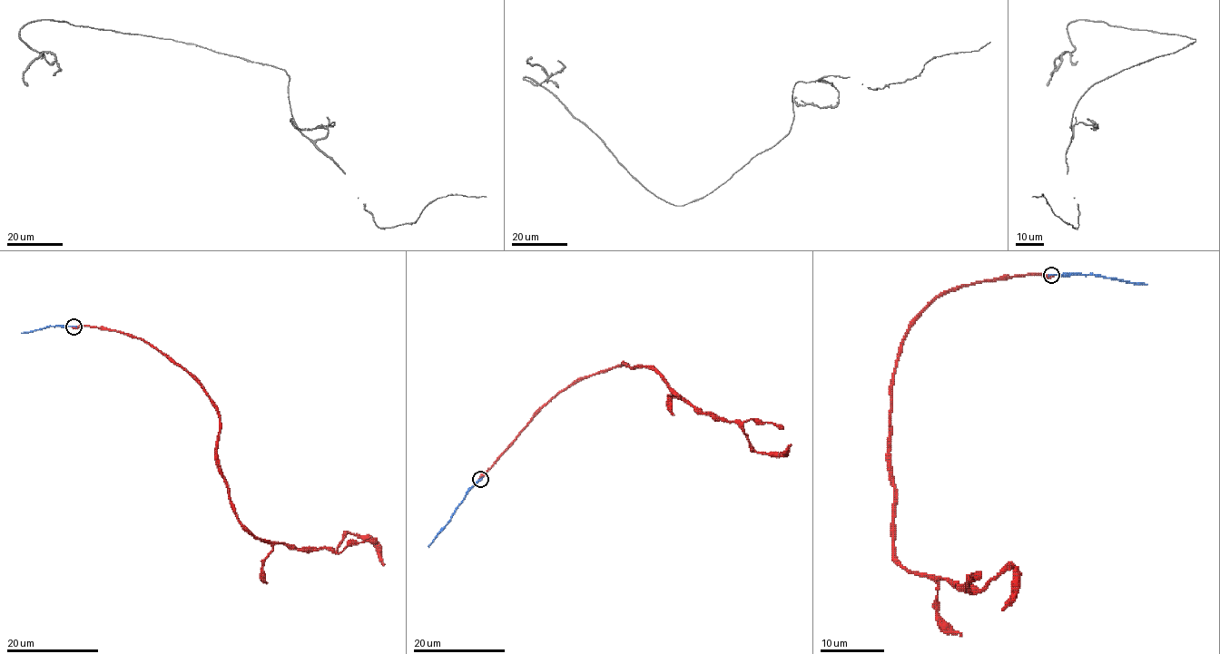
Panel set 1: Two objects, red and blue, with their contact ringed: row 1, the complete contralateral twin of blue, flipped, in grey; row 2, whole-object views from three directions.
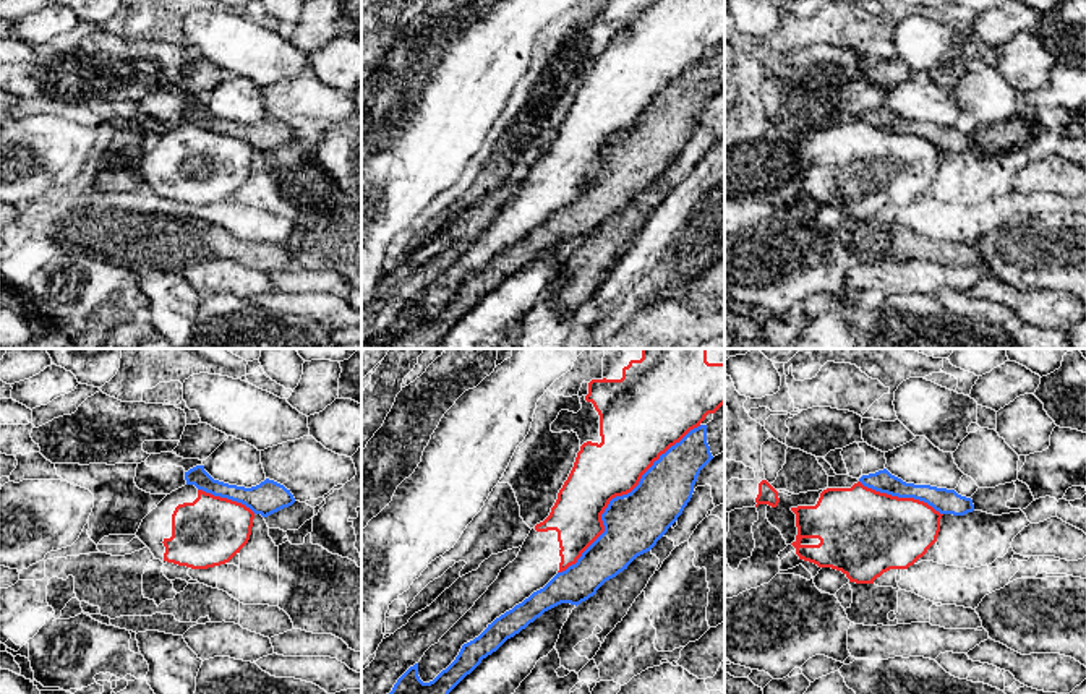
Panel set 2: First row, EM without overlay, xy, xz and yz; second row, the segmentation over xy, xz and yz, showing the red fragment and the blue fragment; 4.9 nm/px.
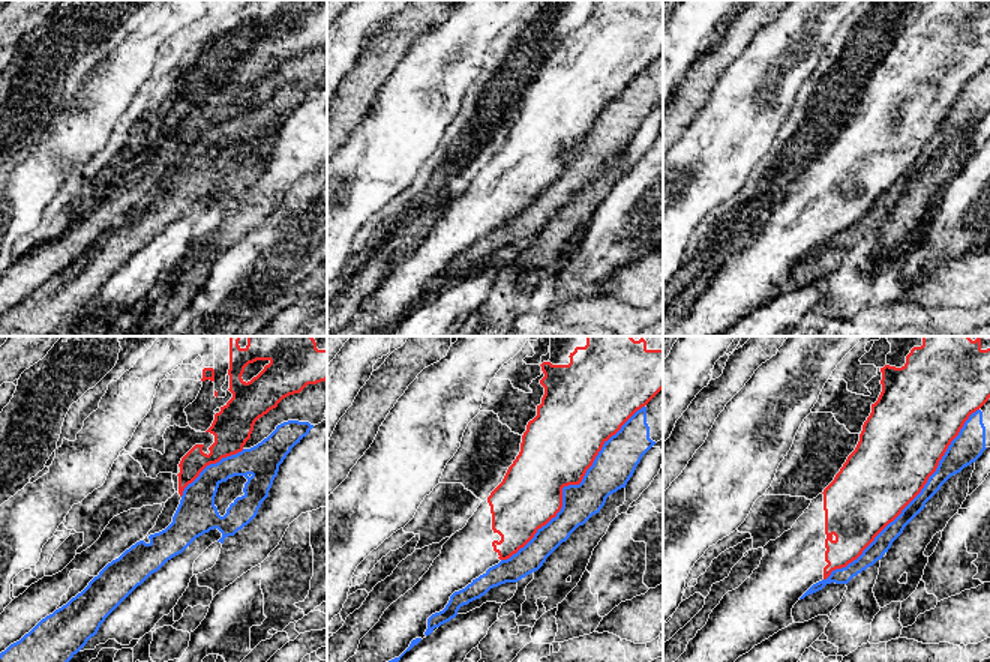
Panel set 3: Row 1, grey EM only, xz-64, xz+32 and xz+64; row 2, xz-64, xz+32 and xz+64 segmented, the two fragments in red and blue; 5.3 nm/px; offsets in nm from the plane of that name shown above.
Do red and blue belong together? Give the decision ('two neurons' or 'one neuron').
two neurons

